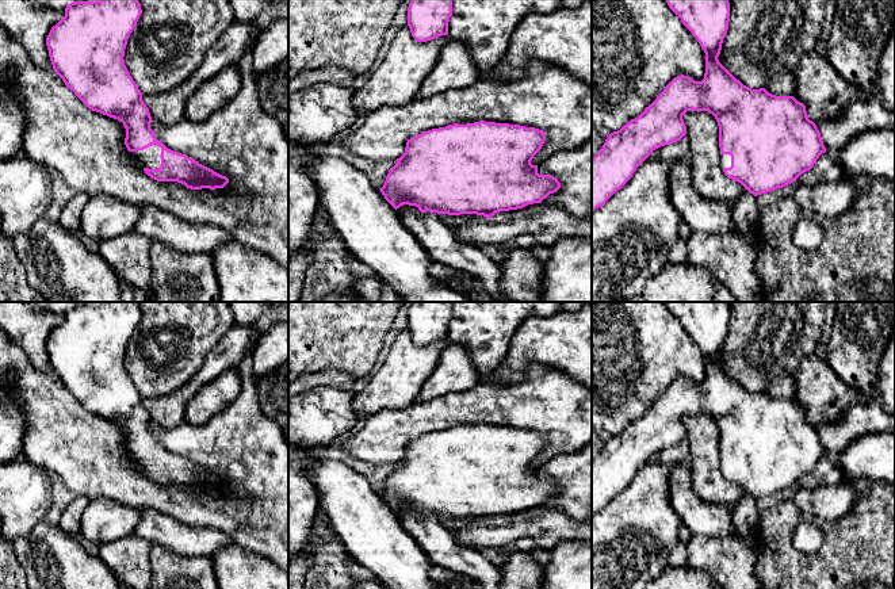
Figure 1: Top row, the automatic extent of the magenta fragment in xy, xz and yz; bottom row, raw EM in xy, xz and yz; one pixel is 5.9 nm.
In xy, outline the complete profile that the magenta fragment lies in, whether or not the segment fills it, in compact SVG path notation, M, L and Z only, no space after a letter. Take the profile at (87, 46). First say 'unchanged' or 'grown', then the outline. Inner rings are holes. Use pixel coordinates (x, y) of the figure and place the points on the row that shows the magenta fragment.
grown | M138 0L74 1L51 27L46 46L54 72L92 111L118 119L126 129L130 158L157 181L177 181L191 190L223 188L229 179L191 157L168 149L150 129L152 116L142 93L125 65L125 49L142 14Z

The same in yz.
grown | M666 0L669 8L681 19L705 53L705 73L701 81L689 76L674 77L657 99L635 119L605 139L592 158L592 211L604 206L634 175L636 168L658 148L680 141L686 134L682 115L686 111L708 111L719 126L720 168L728 179L741 183L754 196L783 188L810 171L826 152L816 125L808 119L806 106L793 96L776 96L765 88L751 89L737 80L718 60L728 30L728 0Z

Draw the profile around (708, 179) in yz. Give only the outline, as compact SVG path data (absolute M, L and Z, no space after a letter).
M686 111L682 115L689 138L689 171L693 188L705 199L733 203L745 191L745 187L728 179L720 168L719 126L708 111Z

